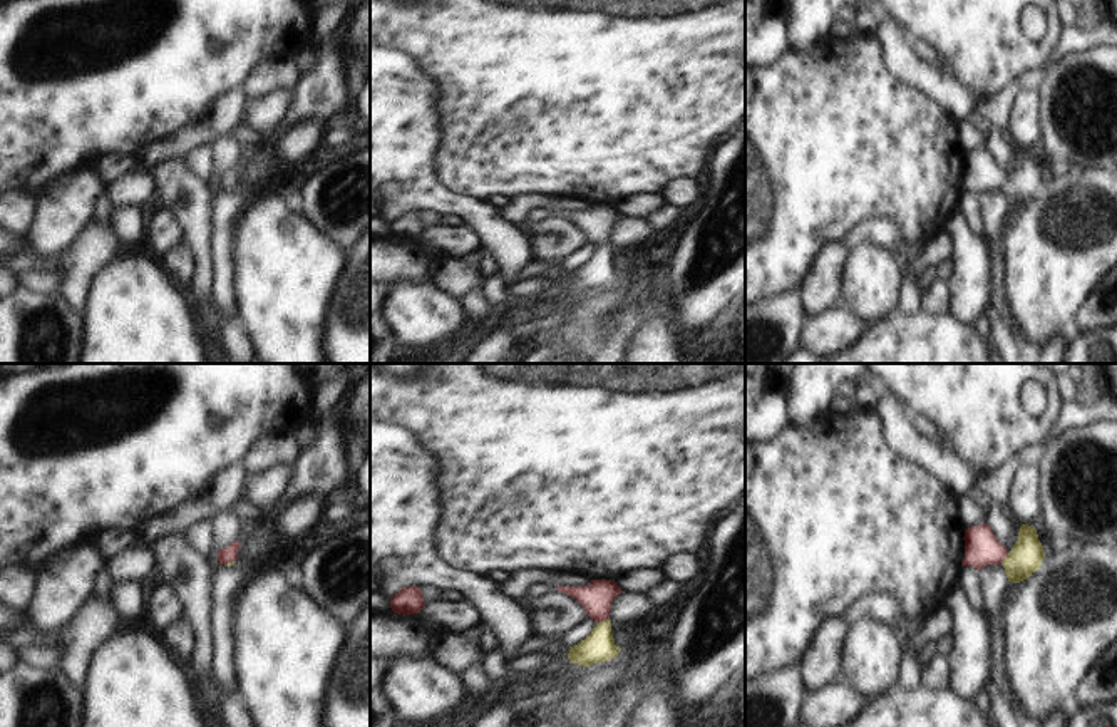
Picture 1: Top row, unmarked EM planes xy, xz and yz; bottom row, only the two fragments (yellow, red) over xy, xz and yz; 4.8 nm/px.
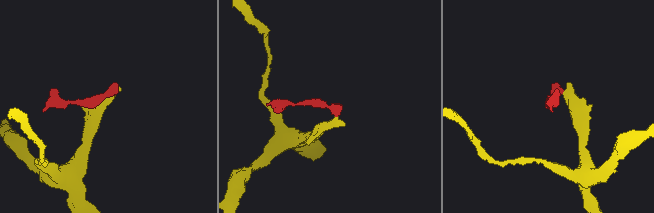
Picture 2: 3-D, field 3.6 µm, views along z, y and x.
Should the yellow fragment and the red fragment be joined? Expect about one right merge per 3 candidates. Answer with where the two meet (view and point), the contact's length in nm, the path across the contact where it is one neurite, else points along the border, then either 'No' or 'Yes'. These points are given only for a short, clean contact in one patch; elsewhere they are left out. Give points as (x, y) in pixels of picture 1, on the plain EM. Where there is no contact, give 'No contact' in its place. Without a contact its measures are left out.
Touches yellow at xz (602, 247). Shared border 70 nm. Path across: xz (598, 270), (602, 247), (597, 223). Yes

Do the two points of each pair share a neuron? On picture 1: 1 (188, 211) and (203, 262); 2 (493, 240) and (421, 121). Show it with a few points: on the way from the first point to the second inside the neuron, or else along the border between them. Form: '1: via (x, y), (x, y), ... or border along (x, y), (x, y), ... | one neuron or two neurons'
1: via (196, 223), (201, 250) | one neuron
2: via (466, 208), (449, 203), (421, 175), (421, 153) | one neuron

